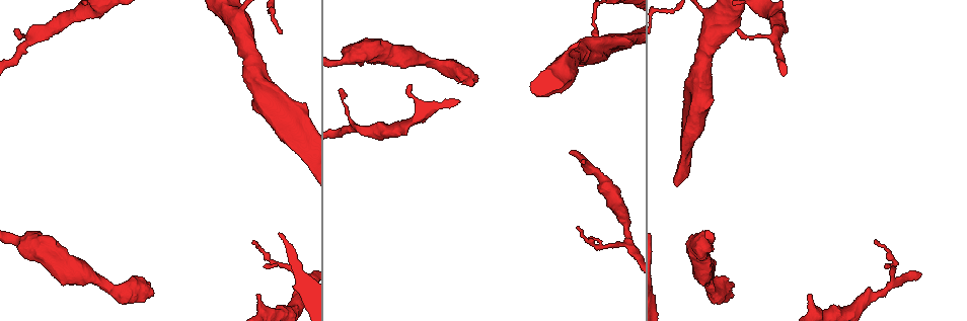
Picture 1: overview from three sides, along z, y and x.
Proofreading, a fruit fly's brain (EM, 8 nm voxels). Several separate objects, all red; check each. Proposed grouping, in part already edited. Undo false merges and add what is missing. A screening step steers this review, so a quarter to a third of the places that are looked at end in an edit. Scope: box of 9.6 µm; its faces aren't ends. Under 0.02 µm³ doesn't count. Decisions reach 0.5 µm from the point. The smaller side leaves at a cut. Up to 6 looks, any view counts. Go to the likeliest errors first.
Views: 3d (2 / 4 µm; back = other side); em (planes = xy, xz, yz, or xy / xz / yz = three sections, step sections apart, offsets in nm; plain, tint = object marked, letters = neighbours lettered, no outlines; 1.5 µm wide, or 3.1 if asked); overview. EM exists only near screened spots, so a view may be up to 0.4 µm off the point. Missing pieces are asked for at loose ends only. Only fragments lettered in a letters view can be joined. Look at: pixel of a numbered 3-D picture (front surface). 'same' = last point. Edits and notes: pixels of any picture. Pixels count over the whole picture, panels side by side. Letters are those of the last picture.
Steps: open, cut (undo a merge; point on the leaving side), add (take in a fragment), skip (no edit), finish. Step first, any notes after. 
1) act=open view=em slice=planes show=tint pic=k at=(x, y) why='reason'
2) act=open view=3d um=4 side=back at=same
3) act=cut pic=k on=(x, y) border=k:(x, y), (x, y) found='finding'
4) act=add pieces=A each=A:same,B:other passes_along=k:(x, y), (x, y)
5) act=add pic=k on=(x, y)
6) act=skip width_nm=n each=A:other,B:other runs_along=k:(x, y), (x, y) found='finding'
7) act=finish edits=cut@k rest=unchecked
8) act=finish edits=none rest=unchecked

act=open view=em slice=planes show=letters pic=1 at=(476, 79) why='free end'

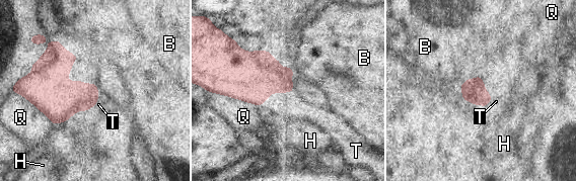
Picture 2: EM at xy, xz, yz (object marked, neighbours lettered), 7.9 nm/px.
act=add pieces=T each=B:other,H:other,Q:other,T:same passes_along=2:(474, 90), (490, 100), (496, 101) found='it goes on there'

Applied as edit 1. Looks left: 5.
act=open view=em slice=planes show=tint pic=1 at=(583, 163) why='branch stops here'

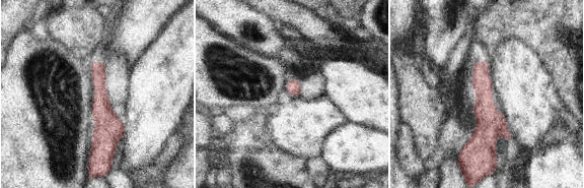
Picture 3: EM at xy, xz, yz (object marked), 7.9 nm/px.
act=open view=em slice=planes show=letters at=same why='see the neighbours'

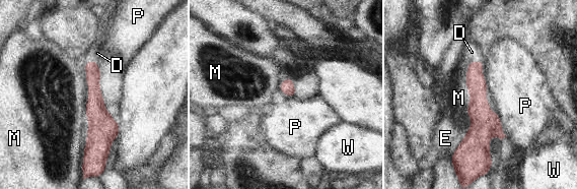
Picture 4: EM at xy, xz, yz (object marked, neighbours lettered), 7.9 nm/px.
act=add pieces=D longest_contact=M:750nm each=D:same,E:other,M:other,P:other,W:other passes_along=4:(476, 82), (475, 62), (472, 52) found='it goes on there'

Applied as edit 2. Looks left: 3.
act=open view=em slice=planes show=letters pic=1 at=(875, 240) why='an open end'

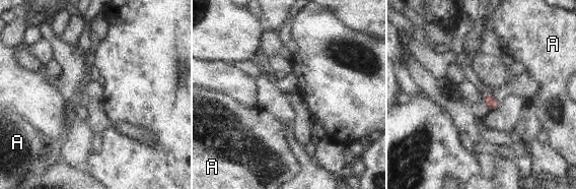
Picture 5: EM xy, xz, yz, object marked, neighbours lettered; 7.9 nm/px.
act=skip longest_contact=A:110nm each=A:other found='no lettered fragment goes on from it'

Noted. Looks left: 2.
act=finish edits=add@2,add@4 rest=unchecked

